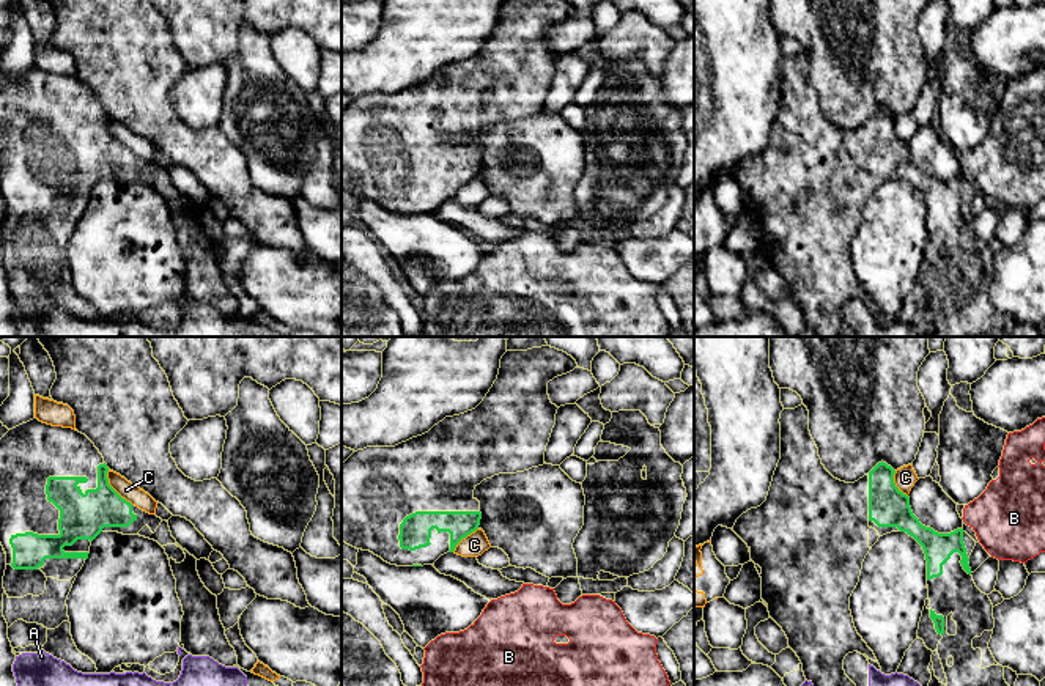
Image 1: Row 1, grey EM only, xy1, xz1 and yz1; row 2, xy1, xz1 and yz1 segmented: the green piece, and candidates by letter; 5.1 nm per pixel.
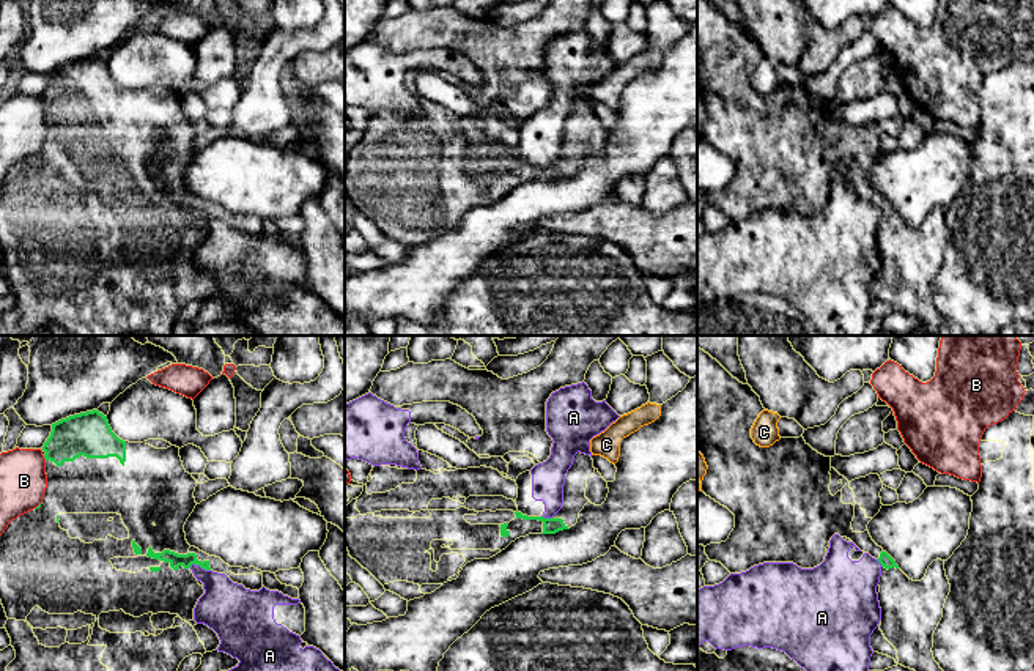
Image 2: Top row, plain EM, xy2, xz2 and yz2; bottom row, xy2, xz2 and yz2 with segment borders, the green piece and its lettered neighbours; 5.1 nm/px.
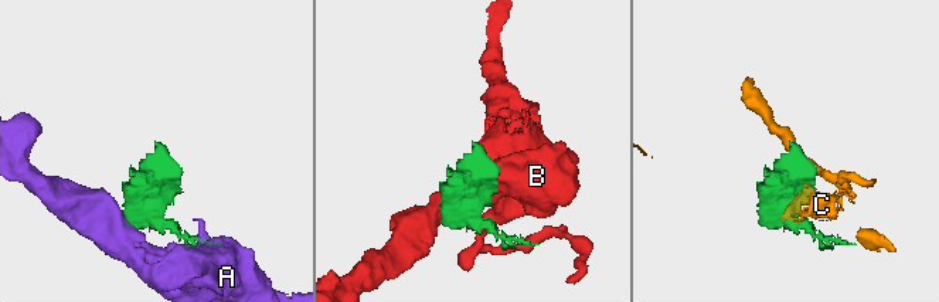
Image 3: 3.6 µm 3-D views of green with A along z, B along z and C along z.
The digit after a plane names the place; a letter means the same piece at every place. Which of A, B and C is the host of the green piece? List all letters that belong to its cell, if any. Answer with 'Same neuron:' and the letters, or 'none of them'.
Same neuron: none of them

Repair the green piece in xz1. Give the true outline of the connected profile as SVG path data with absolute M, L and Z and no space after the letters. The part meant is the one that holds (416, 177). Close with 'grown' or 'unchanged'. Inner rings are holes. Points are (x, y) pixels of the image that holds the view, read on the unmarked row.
M543 112L516 121L499 121L474 137L478 159L415 159L400 172L400 195L415 198L430 194L431 178L450 181L450 198L482 176L491 195L502 197L510 212L532 216L546 225L578 225L574 186L584 173L585 143L581 131L573 129L560 113Z | grown

